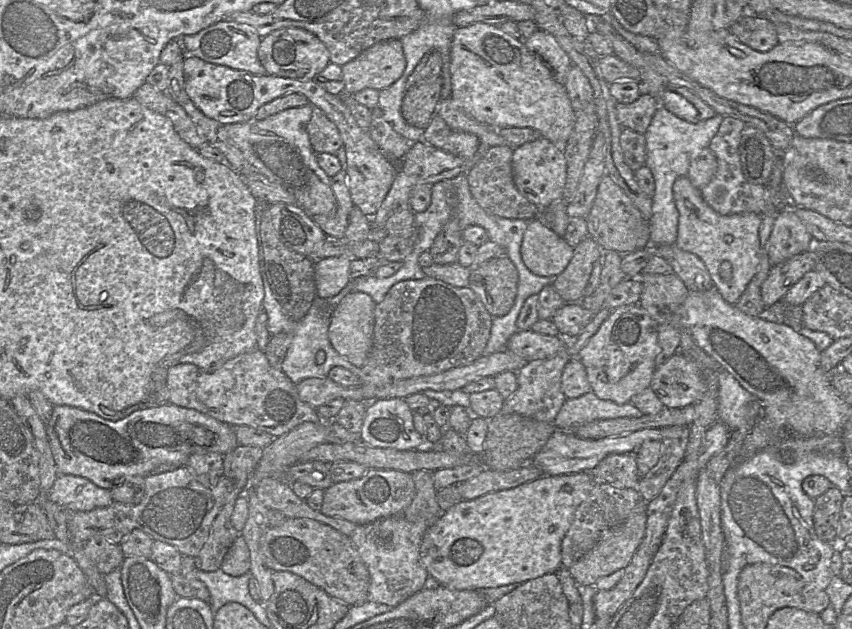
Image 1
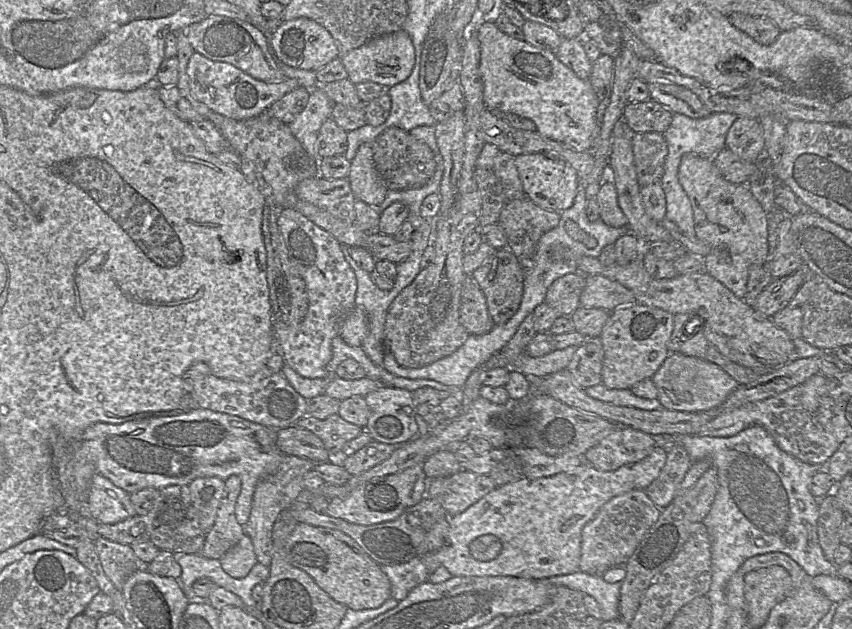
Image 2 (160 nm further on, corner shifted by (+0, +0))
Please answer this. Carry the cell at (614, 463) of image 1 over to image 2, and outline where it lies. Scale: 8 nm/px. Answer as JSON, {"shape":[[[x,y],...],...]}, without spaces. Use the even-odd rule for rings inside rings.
{"shape":[[[617,427],[585,453],[585,461],[601,471],[641,461],[658,446],[656,438],[630,427]]]}

